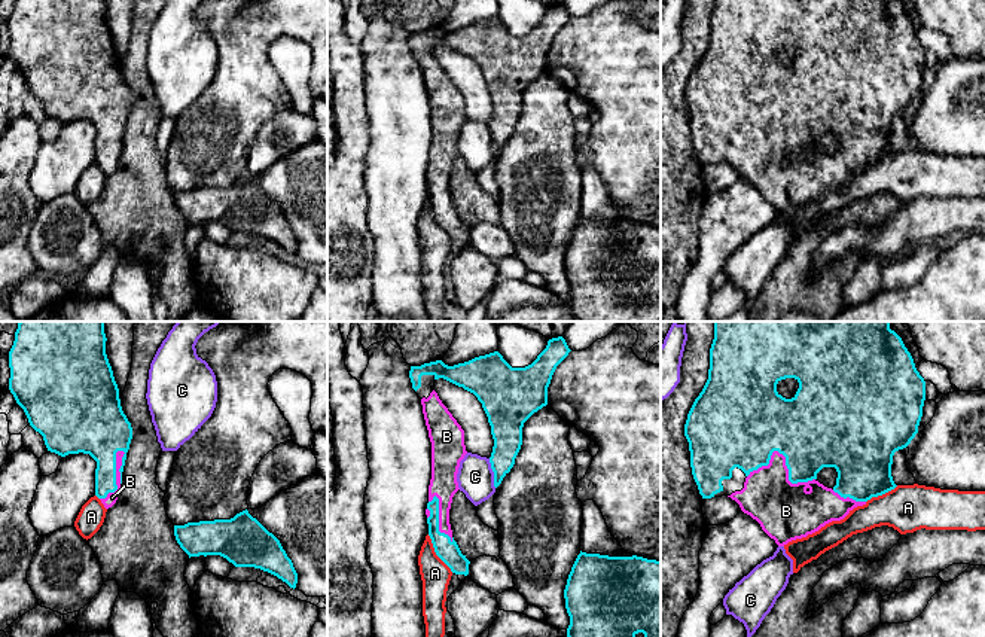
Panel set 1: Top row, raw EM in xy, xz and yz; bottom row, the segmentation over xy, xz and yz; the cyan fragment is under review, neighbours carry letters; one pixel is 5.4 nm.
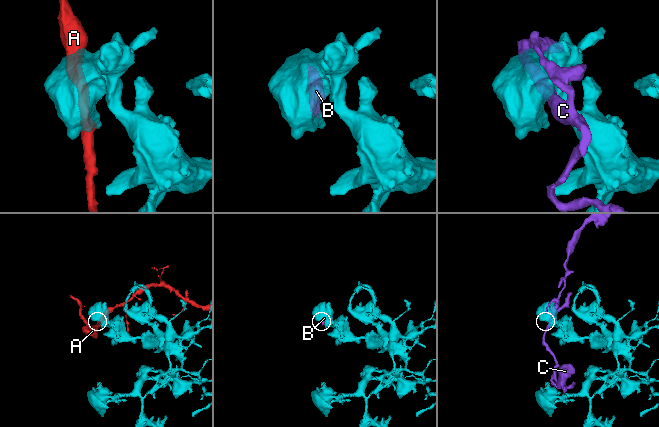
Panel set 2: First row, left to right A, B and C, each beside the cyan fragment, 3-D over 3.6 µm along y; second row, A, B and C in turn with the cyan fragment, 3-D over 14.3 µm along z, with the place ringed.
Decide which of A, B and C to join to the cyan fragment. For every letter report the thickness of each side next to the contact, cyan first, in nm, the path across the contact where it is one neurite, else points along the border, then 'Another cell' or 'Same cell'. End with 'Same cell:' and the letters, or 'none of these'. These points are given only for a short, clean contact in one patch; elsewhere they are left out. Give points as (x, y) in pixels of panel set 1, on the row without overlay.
A: Thickness 120 nm (cyan) against 160 nm. Boundary: xz (427, 201), (435, 221), (453, 238). Another cell
B: Thickness 440 nm (cyan) against 280 nm. Same cell
C: Thickness 170 nm (cyan) against 200 nm. Another cell
Same cell: B

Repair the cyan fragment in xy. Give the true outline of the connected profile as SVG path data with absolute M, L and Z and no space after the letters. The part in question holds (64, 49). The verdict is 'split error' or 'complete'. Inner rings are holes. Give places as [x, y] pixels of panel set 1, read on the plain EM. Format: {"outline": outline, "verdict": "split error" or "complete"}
{"outline": "M15 0L9 18L9 57L24 76L30 92L43 103L48 118L61 124L83 119L97 128L95 162L109 176L119 162L132 94L121 73L119 55L106 21L106 7L106 0Z", "verdict": "split error"}

